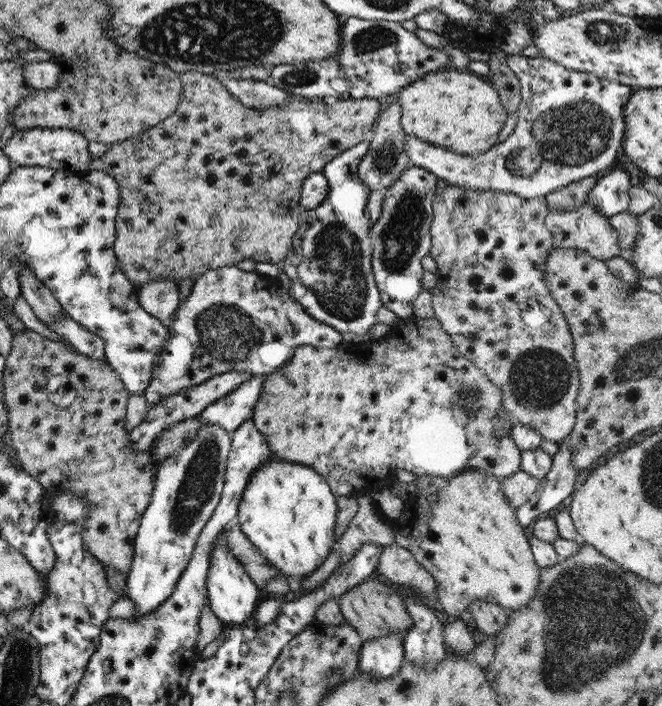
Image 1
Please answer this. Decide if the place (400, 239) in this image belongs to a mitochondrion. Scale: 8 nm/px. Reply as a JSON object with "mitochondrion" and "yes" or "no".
{"mitochondrion":"yes"}

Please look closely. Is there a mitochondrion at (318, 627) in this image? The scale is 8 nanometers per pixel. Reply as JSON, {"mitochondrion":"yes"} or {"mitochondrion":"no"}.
{"mitochondrion":"no"}

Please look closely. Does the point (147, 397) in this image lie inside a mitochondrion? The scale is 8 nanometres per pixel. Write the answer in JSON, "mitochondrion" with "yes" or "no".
{"mitochondrion":"no"}

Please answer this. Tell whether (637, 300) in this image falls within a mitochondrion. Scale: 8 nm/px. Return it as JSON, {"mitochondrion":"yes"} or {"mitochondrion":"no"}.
{"mitochondrion":"no"}

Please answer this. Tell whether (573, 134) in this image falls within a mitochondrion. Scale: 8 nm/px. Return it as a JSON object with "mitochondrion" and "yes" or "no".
{"mitochondrion":"yes"}

